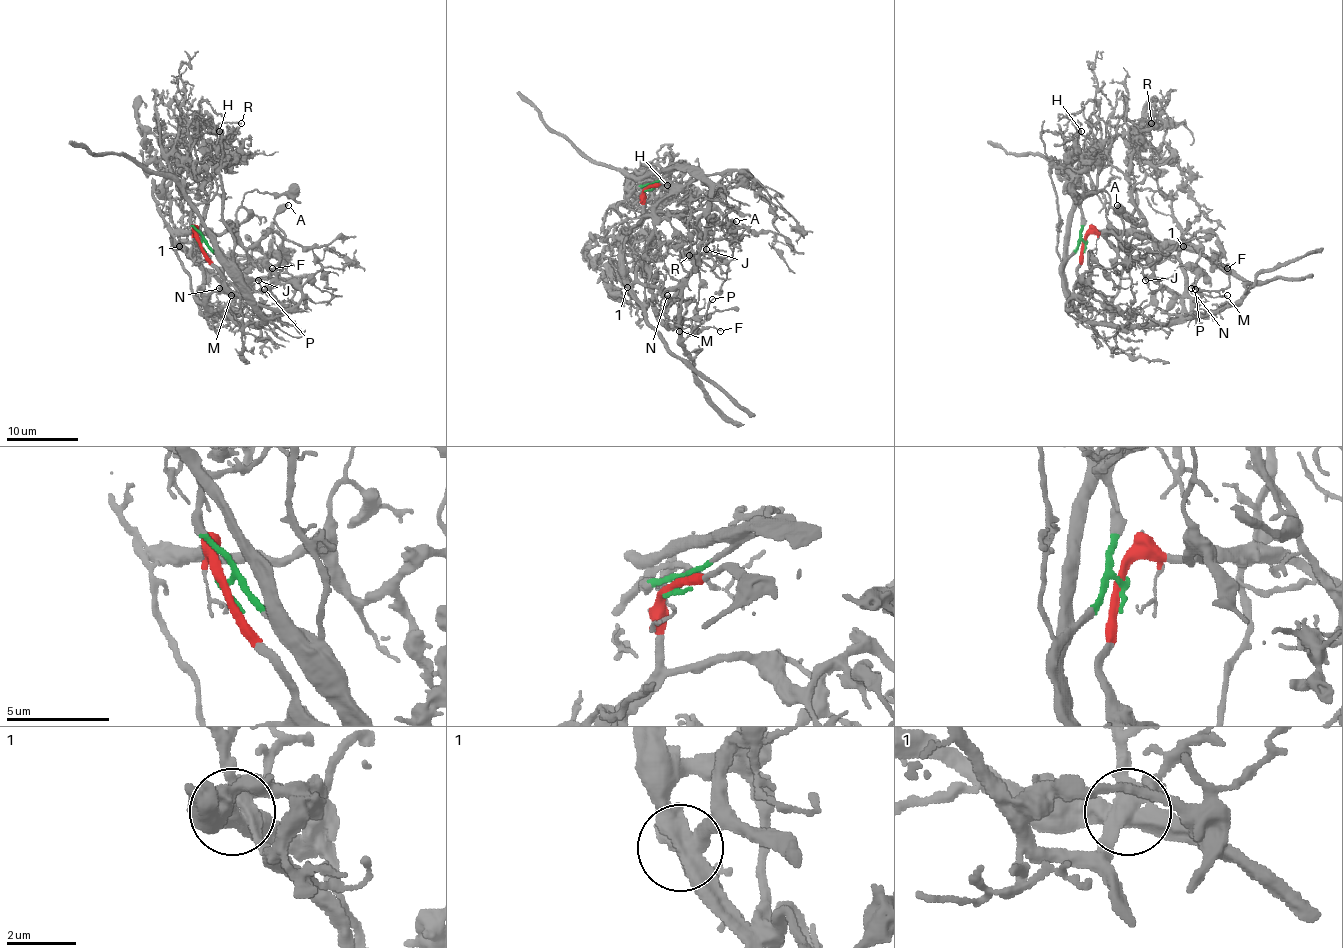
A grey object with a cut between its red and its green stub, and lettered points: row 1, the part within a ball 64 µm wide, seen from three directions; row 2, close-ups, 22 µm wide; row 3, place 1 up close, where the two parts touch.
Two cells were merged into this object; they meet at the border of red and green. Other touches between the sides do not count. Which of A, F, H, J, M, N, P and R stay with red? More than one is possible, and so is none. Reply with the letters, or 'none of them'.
A, F, J, M, N, P

